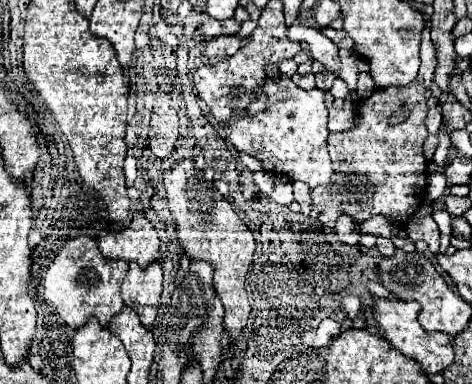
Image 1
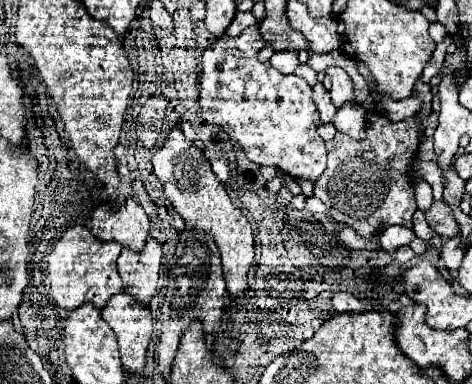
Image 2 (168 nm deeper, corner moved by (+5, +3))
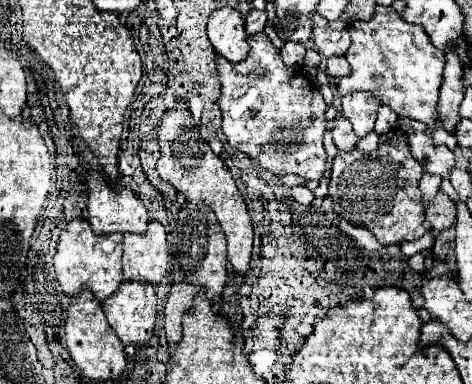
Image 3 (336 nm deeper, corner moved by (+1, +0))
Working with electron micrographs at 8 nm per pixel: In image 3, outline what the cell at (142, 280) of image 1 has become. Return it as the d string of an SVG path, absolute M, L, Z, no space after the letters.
M151 221L145 235L123 237L123 277L127 281L145 281L157 287L167 267L169 253L161 223Z

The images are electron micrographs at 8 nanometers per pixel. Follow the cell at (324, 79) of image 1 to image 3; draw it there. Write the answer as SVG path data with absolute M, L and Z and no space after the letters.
M337 113L335 123L337 123L337 125L331 129L331 135L333 135L335 145L337 145L341 151L351 151L351 149L357 145L359 137L353 133L353 127L351 127L349 119L347 119L343 113Z

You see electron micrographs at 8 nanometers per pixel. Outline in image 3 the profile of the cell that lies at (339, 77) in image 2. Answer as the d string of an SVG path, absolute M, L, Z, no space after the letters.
M355 91L341 99L341 111L347 115L347 119L353 125L353 131L359 137L373 131L377 109L379 109L379 101L371 99L371 95L367 95L367 93Z

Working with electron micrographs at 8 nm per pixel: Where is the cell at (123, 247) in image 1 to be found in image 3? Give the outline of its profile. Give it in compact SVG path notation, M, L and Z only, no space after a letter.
M105 177L89 179L87 211L89 211L89 223L97 235L107 235L107 233L143 235L149 225L149 215L143 201L131 189L113 189L109 183L105 183Z

